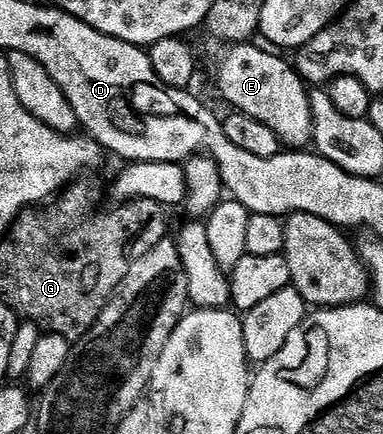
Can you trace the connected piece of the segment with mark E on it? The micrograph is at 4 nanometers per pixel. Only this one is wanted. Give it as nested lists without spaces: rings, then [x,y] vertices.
[[[236,43],[224,57],[216,83],[220,93],[238,113],[245,113],[258,123],[266,123],[289,150],[304,151],[313,144],[314,119],[309,86],[303,77],[275,52],[259,49],[256,43]]]

